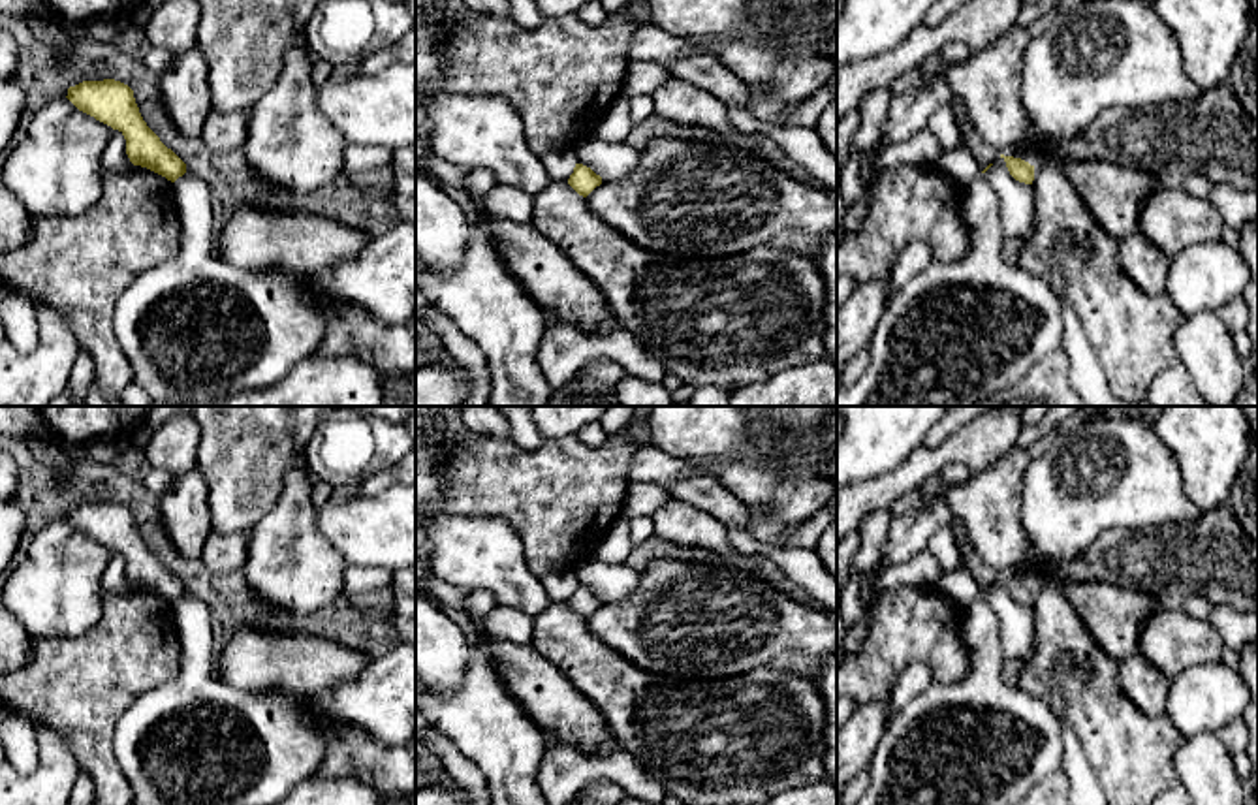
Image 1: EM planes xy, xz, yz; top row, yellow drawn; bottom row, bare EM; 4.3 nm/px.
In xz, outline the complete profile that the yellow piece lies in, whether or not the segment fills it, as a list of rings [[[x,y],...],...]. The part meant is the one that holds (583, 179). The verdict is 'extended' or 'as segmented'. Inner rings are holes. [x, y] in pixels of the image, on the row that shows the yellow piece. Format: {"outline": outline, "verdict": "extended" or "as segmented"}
{"outline": [[[575,164],[574,173],[568,179],[568,184],[583,197],[587,197],[596,186],[602,184],[602,177],[596,175],[590,167]]], "verdict": "as segmented"}

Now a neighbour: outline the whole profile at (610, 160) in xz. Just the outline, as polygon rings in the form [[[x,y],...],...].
[[[587,139],[574,149],[575,164],[590,167],[602,182],[613,182],[632,173],[641,158],[641,150],[626,141],[609,143]]]

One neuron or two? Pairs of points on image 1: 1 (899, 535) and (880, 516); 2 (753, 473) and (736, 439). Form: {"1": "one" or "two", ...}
{"1": "two", "2": "two"}

